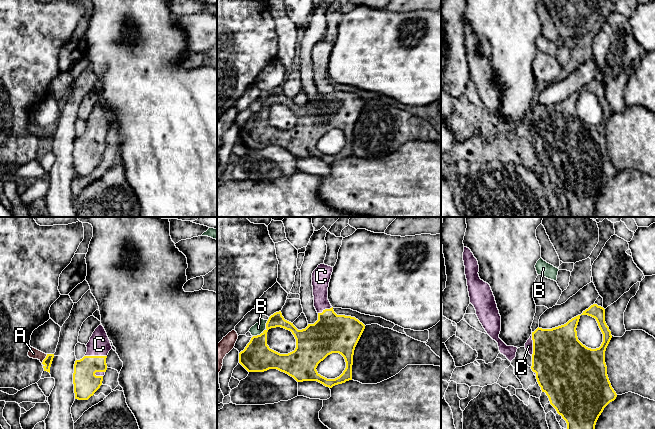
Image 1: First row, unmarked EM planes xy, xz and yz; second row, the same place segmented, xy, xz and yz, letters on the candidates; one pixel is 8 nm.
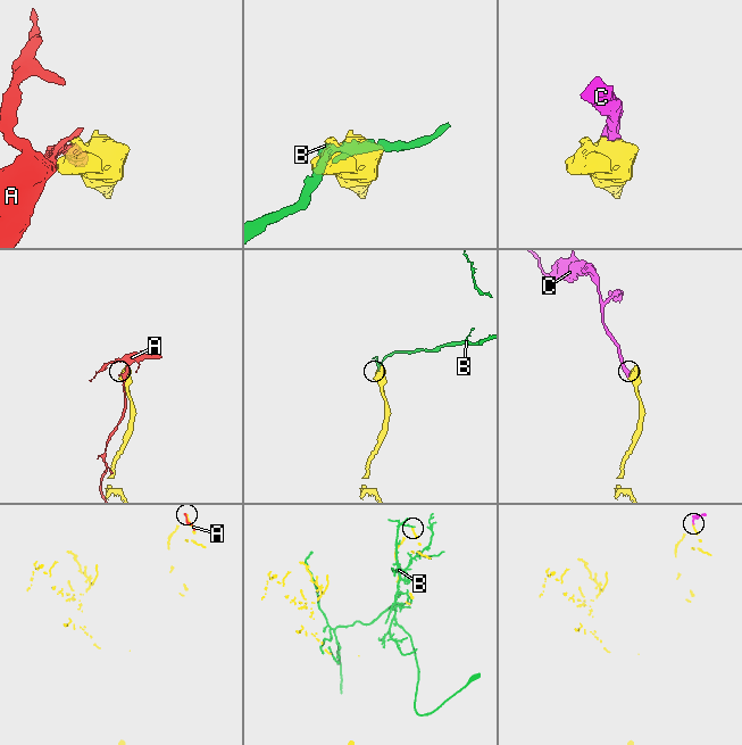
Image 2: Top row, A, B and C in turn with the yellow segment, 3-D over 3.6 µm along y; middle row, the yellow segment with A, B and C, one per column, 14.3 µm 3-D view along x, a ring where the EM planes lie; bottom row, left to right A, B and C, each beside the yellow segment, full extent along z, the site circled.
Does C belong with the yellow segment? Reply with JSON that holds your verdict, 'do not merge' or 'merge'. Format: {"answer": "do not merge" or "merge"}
{"answer": "merge"}

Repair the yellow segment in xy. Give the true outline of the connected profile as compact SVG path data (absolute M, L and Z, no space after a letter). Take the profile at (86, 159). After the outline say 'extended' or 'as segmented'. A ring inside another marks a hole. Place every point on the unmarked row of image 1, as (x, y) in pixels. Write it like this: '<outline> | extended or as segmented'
M99 101L86 121L85 132L74 140L75 175L88 176L100 164L107 146L106 134L112 125L104 103Z | extended

